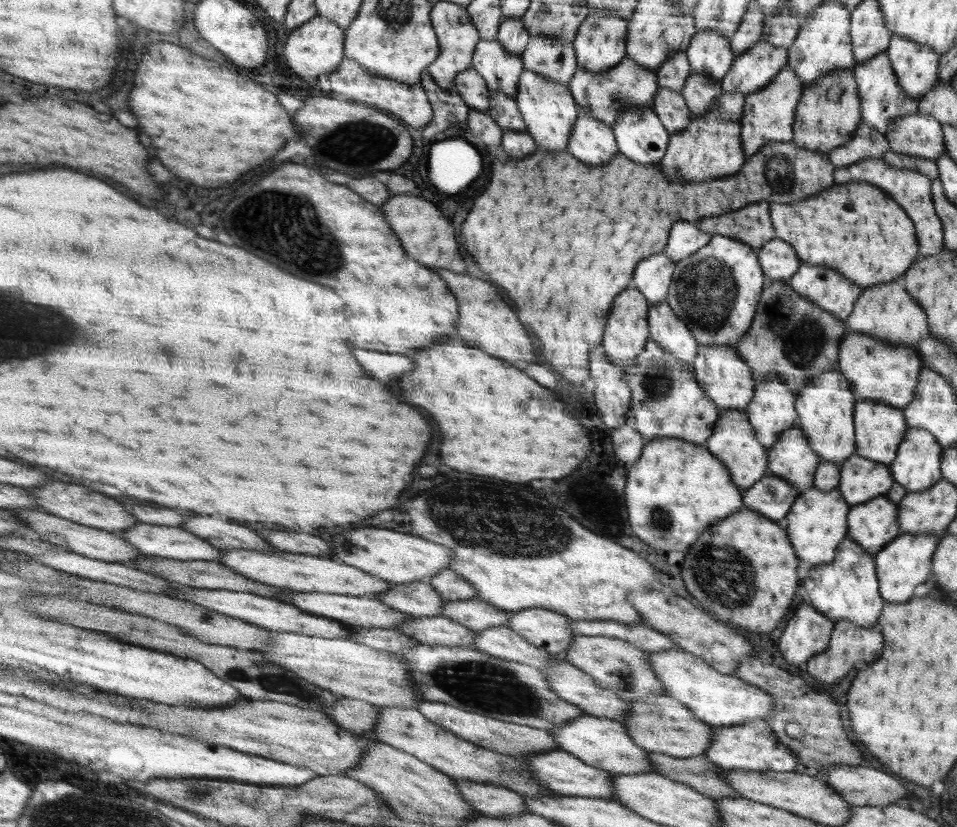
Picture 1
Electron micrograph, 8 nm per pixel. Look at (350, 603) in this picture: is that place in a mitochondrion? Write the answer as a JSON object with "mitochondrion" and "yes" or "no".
{"mitochondrion":"no"}

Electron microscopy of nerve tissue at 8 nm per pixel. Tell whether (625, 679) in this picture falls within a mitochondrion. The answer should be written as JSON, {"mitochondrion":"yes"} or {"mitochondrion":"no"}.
{"mitochondrion":"no"}

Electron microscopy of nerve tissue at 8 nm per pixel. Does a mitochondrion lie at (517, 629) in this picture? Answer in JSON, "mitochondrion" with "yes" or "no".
{"mitochondrion":"no"}

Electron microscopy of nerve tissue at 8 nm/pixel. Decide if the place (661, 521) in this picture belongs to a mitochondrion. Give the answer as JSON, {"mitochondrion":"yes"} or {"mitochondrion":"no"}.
{"mitochondrion":"yes"}

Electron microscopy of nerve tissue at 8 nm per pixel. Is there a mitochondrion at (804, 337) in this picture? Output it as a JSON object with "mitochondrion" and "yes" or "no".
{"mitochondrion":"yes"}

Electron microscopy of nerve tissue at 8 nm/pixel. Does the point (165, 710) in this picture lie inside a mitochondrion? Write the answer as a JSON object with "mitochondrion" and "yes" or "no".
{"mitochondrion":"no"}

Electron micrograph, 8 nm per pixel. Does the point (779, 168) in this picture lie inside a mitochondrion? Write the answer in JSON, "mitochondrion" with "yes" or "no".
{"mitochondrion":"yes"}

